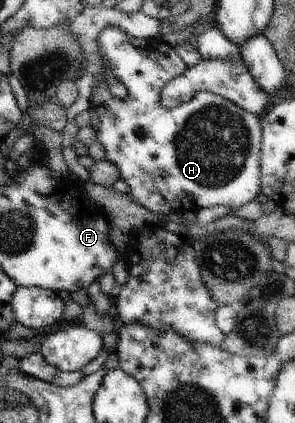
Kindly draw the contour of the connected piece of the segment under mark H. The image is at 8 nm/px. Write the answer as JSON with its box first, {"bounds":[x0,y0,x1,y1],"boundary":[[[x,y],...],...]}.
{"bounds":[91,26,262,217],"boundary":[[[108,26],[98,36],[97,52],[104,67],[124,86],[126,95],[114,97],[105,82],[94,85],[91,106],[96,107],[100,118],[96,140],[105,147],[107,160],[119,167],[120,179],[131,188],[127,194],[131,203],[137,203],[147,211],[176,217],[217,206],[238,210],[256,201],[261,192],[259,147],[262,145],[262,120],[256,114],[210,92],[195,95],[191,102],[172,110],[162,107],[160,94],[163,87],[183,75],[188,66],[173,46],[164,43],[161,35],[148,39],[135,38],[119,27]]]}

